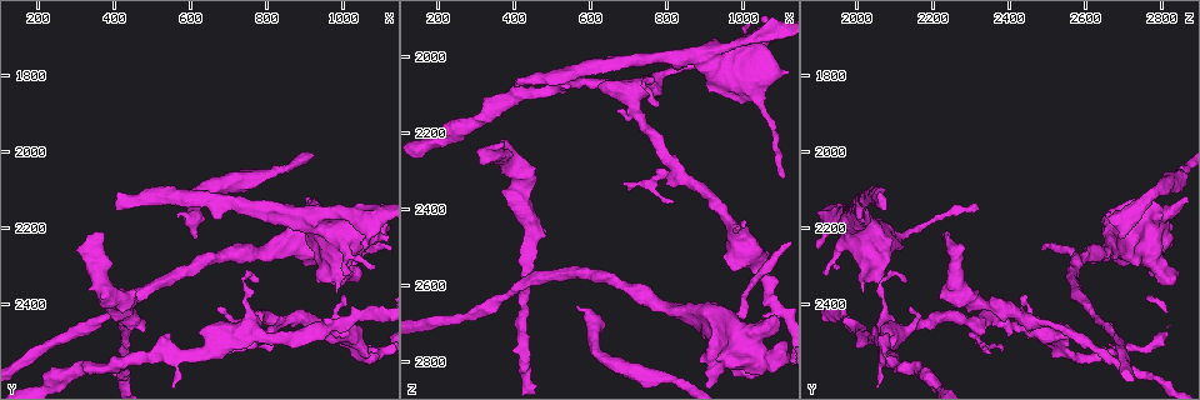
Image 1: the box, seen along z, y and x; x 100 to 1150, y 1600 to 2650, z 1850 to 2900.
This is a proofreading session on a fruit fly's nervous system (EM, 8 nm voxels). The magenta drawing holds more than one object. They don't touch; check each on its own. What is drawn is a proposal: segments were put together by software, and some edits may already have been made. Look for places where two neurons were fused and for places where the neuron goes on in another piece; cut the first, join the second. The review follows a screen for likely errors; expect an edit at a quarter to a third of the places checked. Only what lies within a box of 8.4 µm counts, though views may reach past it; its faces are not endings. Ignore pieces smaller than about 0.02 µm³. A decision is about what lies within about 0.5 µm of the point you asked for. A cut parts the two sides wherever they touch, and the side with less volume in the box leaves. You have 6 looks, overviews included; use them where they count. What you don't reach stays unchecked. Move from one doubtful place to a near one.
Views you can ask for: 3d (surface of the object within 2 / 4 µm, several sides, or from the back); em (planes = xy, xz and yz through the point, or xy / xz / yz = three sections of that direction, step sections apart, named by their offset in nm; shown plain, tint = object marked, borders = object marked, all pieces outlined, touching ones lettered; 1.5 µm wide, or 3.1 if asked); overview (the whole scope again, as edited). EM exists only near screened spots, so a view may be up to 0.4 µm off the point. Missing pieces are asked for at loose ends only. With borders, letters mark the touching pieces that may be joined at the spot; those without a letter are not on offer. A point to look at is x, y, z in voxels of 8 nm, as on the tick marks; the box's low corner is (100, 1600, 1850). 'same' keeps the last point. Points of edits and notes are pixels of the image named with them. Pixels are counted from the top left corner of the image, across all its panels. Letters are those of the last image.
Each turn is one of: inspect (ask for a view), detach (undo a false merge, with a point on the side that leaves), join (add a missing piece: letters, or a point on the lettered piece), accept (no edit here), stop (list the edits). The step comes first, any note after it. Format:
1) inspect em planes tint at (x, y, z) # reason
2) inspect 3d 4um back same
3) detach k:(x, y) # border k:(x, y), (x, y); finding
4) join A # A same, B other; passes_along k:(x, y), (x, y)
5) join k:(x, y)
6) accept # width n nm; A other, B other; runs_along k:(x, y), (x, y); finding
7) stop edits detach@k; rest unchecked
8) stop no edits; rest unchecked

inspect em planes borders at (825, 2445, 2285)

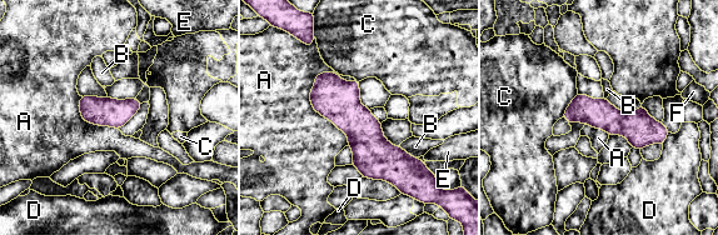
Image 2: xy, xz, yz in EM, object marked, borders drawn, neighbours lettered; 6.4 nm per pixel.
accept # A other, B other, C other, D other, E other, F other; runs_along 2:(319, 78), (398, 180); all the same neuron

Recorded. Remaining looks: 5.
inspect em xz step 8 borders at (405, 2135, 2080) # end of a long branch

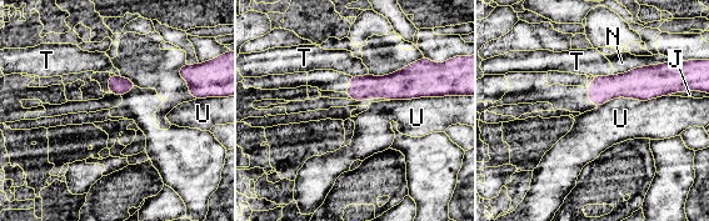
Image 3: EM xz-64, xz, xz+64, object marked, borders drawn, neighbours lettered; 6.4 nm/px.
inspect em planes borders same # cut it another way

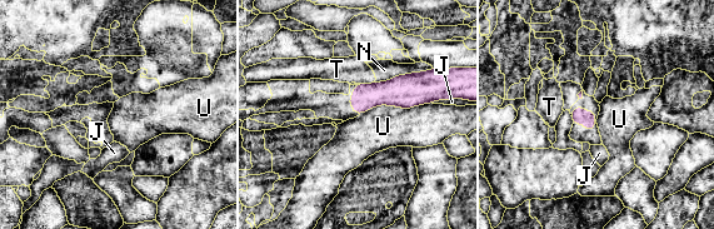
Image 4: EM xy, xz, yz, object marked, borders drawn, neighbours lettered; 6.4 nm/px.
accept # J other, N other, T other, U other; no lettered piece goes on from it

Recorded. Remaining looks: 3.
inspect em yz step 8 tint at (710, 2470, 2095) # calibre changes

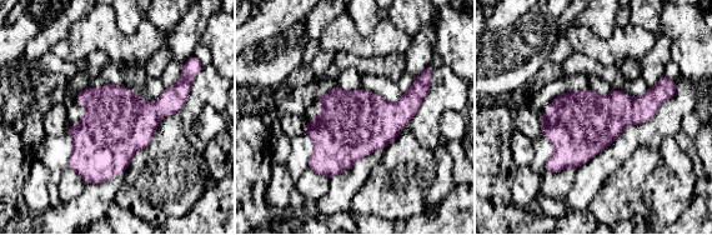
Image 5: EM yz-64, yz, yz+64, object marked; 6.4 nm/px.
inspect em planes tint same

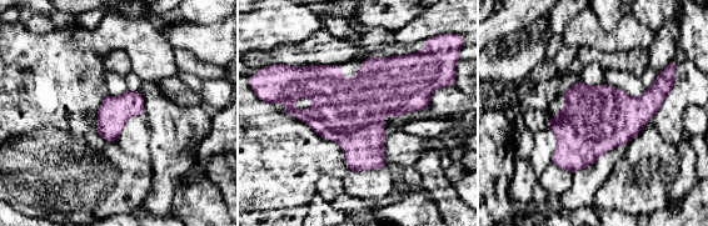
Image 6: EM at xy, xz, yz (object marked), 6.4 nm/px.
inspect em planes borders same

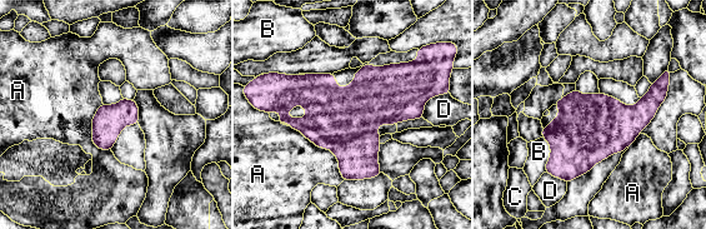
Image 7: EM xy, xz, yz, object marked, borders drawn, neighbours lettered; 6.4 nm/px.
accept # A other, B other, C other, D other; border 7:(289, 125), (329, 149), (344, 179); one neuron here

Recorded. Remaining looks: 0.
stop no edits; rest unchecked

